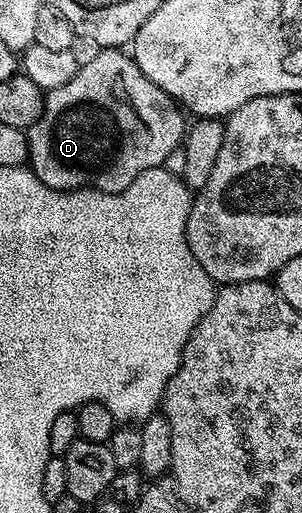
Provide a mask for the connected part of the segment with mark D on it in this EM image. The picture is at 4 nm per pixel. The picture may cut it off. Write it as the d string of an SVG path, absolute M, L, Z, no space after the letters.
M104 47L77 68L70 83L47 90L42 115L26 131L28 160L34 175L46 187L69 189L100 189L104 193L121 193L142 175L142 171L159 169L170 151L181 148L186 132L185 114L162 87L150 83L127 52Z

